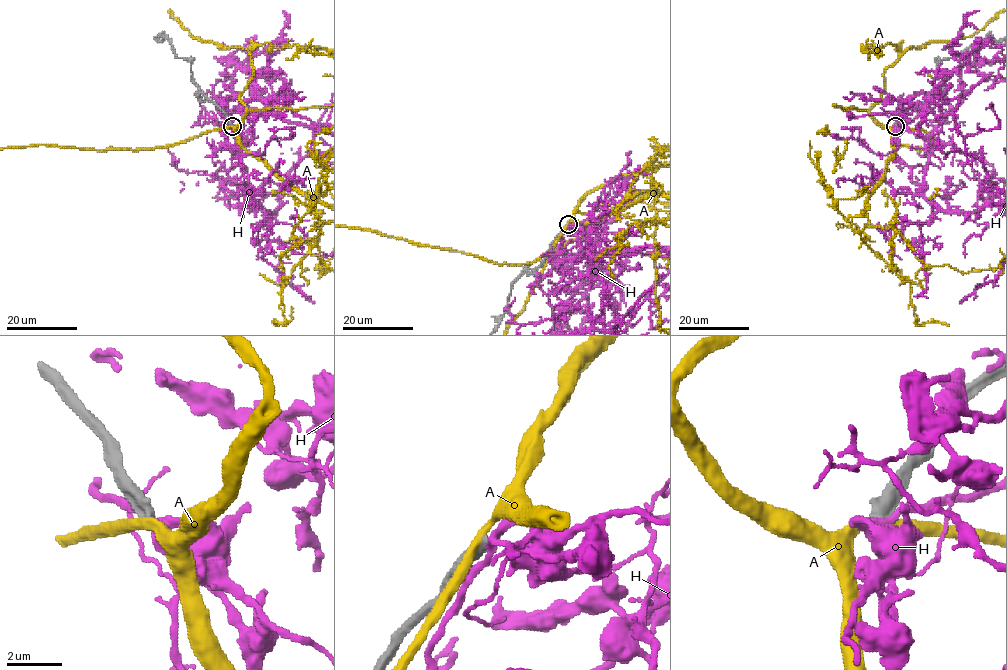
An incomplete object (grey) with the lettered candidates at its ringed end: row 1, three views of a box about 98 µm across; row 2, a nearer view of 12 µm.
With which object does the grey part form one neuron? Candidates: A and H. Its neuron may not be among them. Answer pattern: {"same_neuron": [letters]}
{"same_neuron": []}

